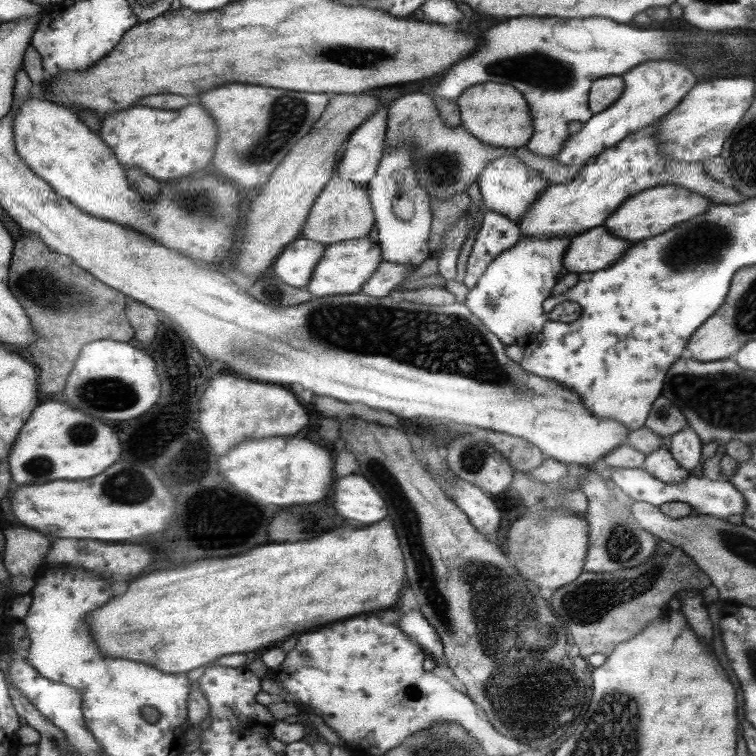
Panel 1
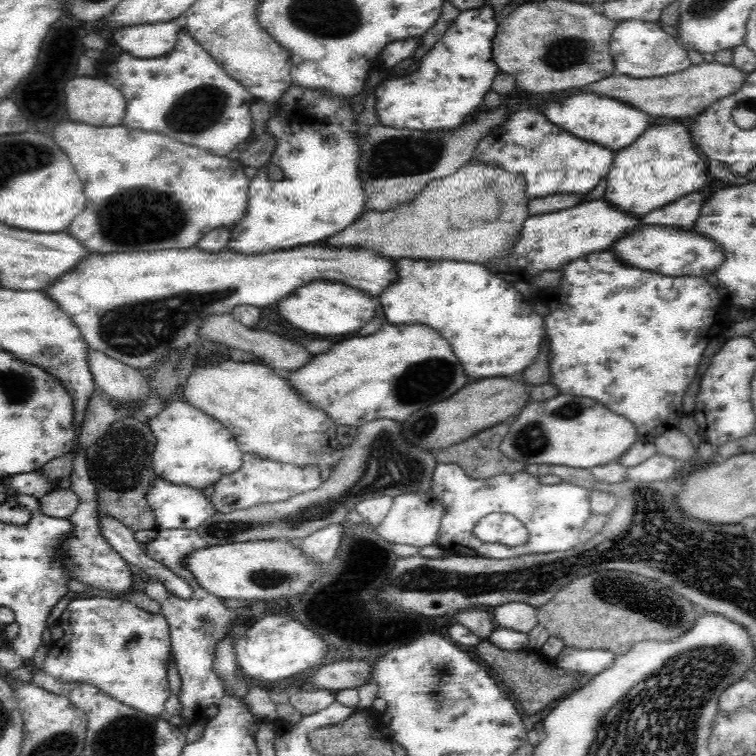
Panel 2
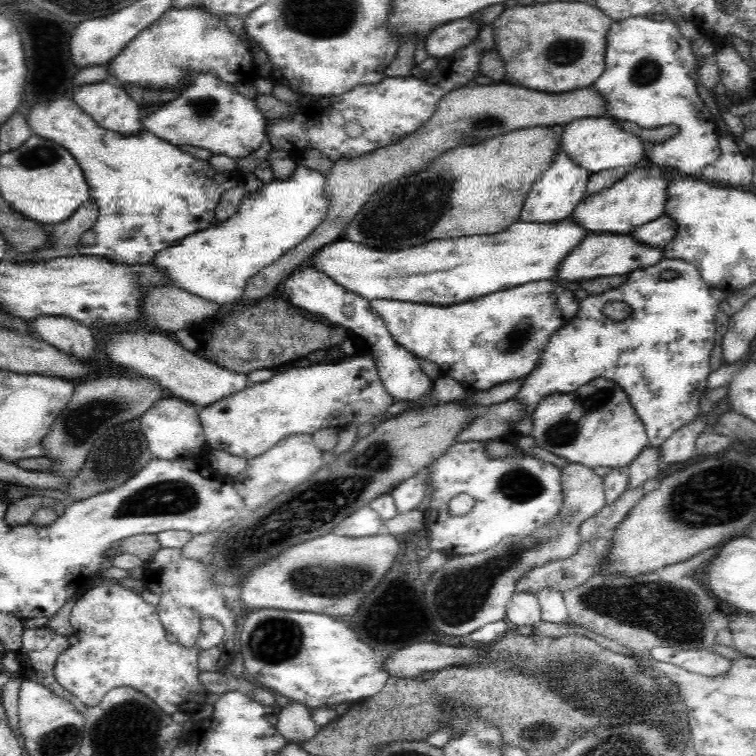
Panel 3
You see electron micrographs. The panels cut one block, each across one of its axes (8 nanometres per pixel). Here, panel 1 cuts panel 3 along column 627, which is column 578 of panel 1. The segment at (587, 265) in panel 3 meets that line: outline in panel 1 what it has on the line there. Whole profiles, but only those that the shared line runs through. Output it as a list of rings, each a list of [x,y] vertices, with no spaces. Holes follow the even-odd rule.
[[[600,226],[571,239],[563,264],[569,273],[598,272],[614,264],[628,246],[628,242],[614,238],[604,226]]]

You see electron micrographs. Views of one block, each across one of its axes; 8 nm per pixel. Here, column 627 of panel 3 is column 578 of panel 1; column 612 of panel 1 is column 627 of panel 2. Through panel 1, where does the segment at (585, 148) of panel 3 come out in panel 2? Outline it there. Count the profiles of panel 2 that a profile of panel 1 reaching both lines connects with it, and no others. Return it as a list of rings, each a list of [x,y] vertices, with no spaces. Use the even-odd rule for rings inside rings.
[[[578,94],[566,99],[554,99],[553,103],[545,104],[543,115],[552,124],[570,132],[580,140],[586,140],[602,148],[608,148],[613,153],[622,151],[622,148],[636,142],[638,136],[648,127],[650,115],[636,110],[622,101],[610,97],[594,96],[594,94]]]

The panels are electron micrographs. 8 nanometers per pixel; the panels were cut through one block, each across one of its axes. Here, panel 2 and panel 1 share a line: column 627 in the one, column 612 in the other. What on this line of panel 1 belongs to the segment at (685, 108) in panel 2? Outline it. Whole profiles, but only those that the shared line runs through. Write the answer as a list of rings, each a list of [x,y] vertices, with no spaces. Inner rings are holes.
[[[606,76],[596,80],[589,87],[588,108],[592,114],[600,113],[611,107],[626,90],[626,82],[620,76]]]

